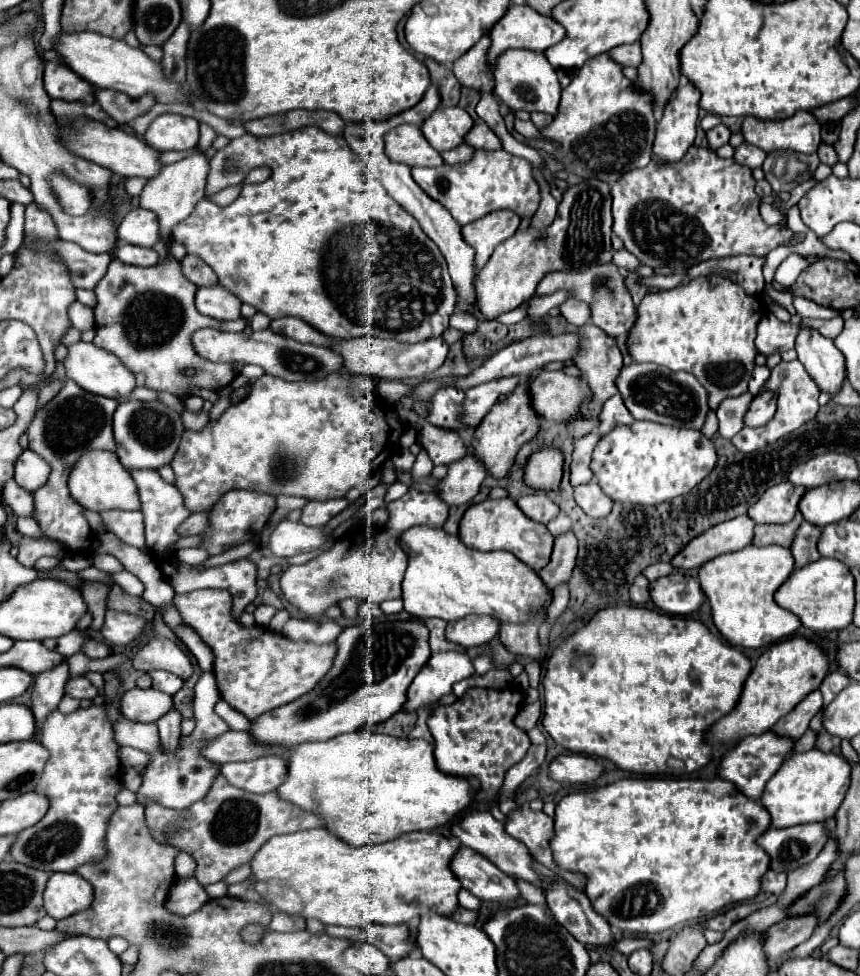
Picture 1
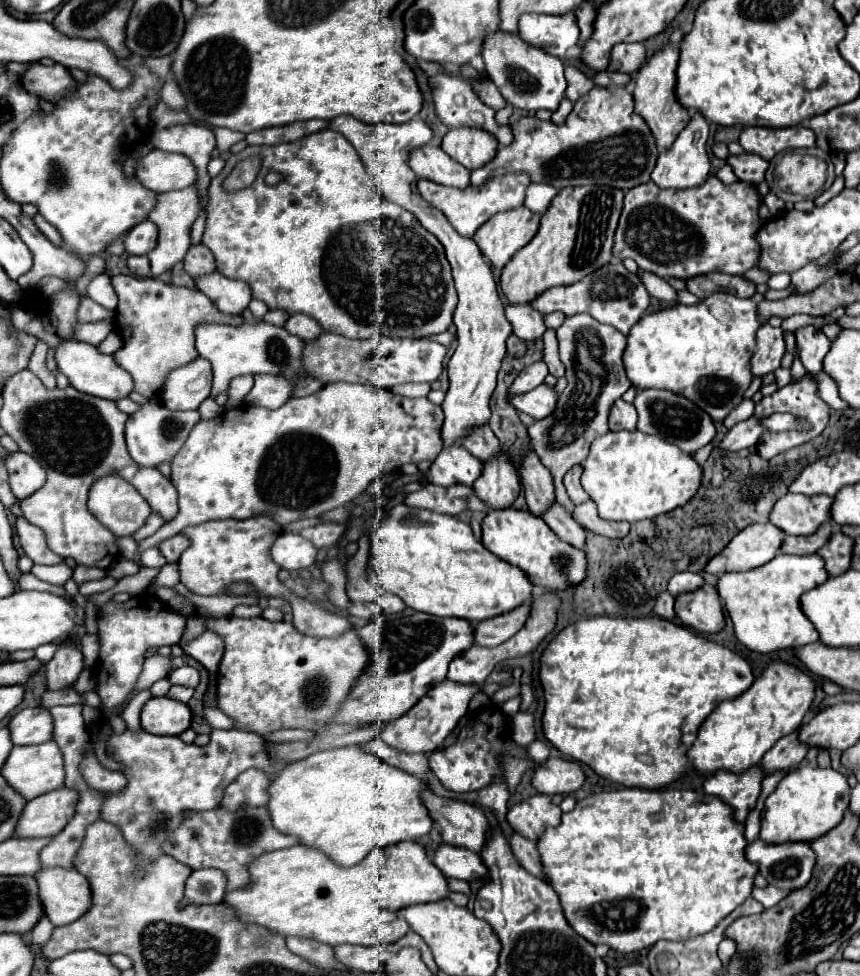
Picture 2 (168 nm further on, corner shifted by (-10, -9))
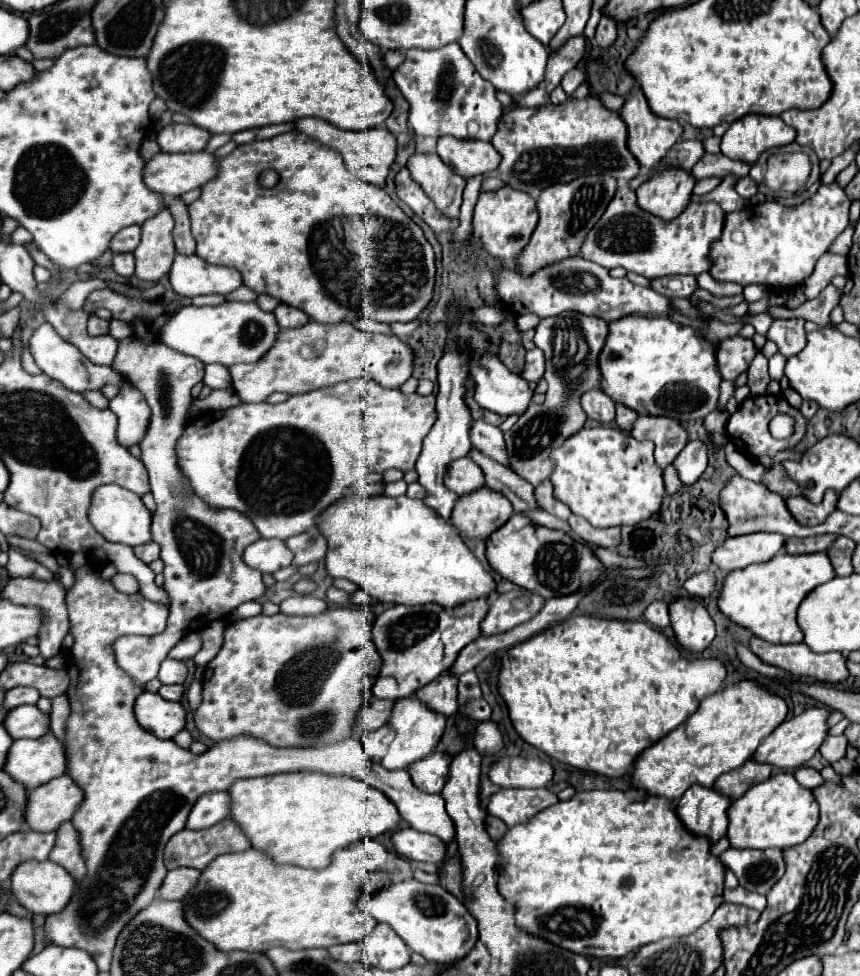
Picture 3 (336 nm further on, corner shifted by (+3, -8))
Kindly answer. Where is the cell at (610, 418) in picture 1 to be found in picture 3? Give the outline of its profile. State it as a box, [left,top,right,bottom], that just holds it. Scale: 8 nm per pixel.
[581,389,615,423]

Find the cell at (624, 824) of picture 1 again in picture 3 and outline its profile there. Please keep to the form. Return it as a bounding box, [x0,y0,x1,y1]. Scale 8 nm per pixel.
[495,789,727,957]

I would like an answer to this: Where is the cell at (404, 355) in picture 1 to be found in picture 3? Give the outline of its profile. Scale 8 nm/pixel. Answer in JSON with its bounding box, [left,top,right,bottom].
[229,321,415,403]

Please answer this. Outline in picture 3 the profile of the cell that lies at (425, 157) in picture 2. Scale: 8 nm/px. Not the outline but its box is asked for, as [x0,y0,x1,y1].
[407,153,465,215]

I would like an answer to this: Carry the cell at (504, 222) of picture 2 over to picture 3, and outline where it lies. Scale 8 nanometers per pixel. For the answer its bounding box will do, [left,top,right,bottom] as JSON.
[471,187,537,263]

